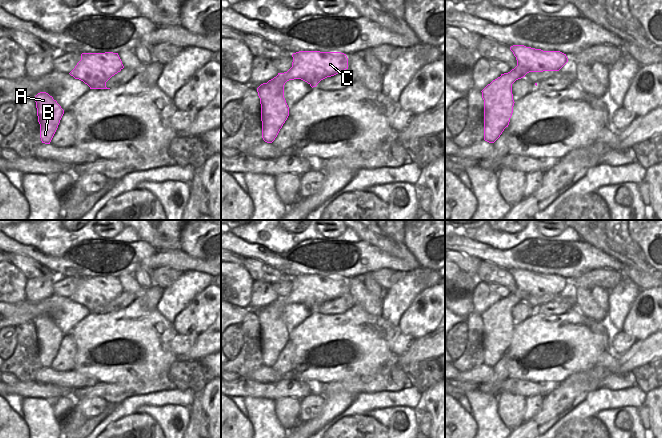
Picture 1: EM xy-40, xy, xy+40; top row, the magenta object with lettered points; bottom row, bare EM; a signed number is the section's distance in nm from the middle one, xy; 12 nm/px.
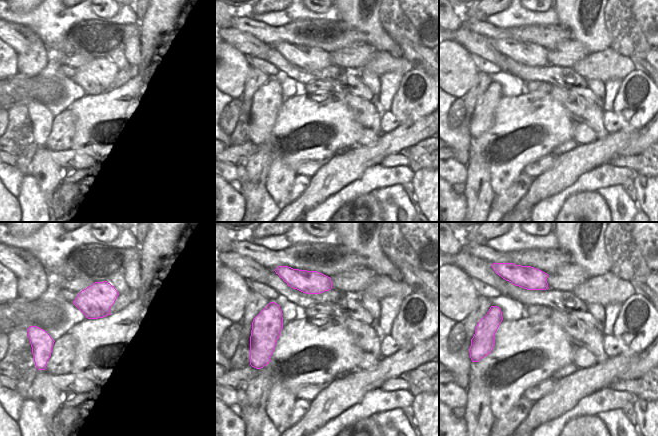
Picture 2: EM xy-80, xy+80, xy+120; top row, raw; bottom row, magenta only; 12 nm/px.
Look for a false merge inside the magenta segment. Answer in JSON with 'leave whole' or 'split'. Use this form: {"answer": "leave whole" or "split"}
{"answer": "leave whole"}

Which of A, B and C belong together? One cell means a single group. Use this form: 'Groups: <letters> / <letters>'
Groups: A B C

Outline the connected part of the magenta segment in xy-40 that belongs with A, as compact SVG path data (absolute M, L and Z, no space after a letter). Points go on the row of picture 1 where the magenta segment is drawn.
M40 92L35 97L37 108L38 122L40 124L40 138L42 143L50 144L60 120L64 114L64 110L46 92Z

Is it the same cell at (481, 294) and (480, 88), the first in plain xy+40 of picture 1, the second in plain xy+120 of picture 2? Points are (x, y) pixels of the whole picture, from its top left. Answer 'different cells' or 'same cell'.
same cell

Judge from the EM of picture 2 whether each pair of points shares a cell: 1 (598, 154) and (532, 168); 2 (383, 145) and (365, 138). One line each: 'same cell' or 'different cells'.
1: different cells
2: different cells

